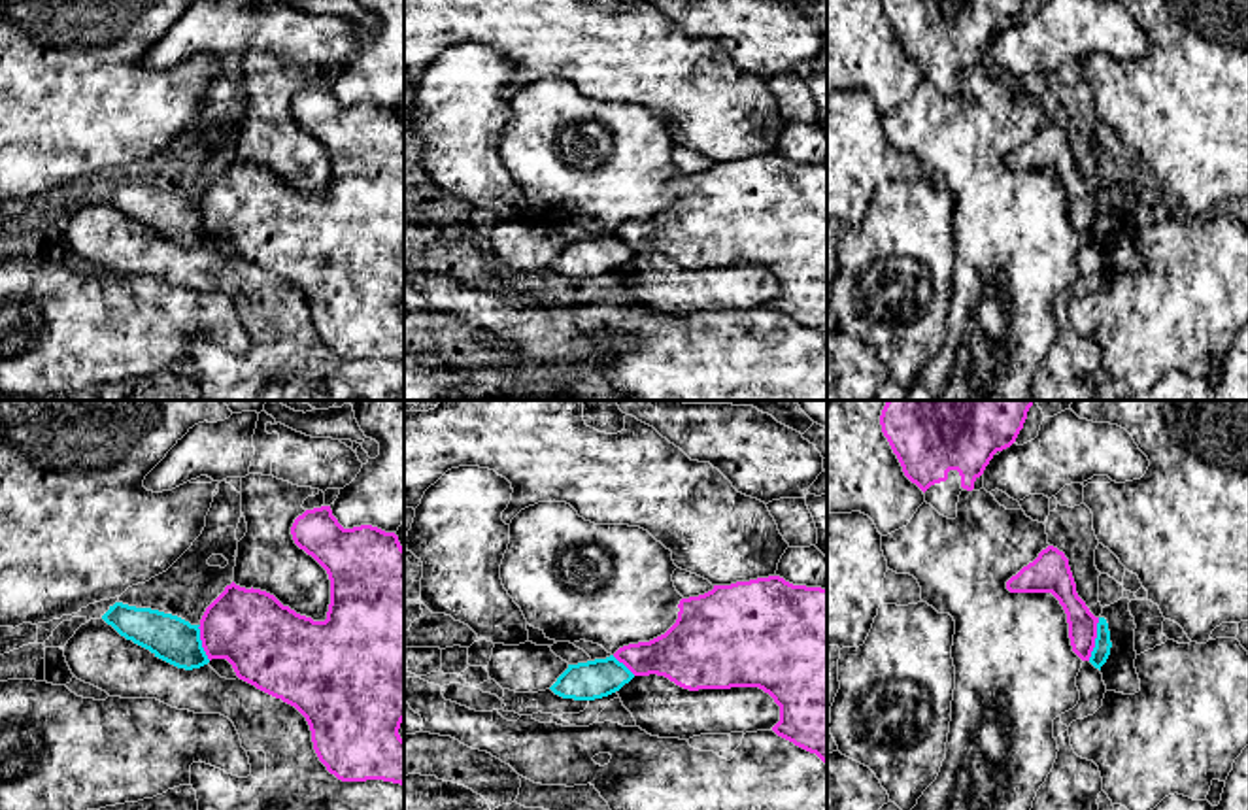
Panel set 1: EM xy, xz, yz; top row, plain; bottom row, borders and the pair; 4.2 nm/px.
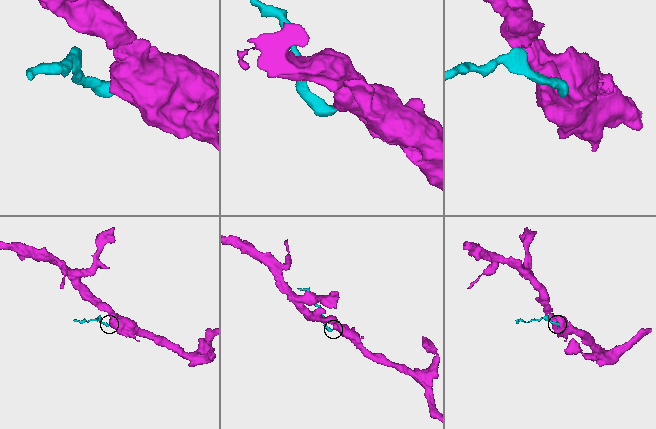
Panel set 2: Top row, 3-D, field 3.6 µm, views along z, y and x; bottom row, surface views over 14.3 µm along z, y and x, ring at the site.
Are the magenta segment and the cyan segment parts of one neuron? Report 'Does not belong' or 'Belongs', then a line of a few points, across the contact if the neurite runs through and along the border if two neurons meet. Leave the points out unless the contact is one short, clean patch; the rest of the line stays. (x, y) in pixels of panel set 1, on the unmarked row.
Does not belong. Line: yz (1099, 195), (1096, 223), (1088, 236)

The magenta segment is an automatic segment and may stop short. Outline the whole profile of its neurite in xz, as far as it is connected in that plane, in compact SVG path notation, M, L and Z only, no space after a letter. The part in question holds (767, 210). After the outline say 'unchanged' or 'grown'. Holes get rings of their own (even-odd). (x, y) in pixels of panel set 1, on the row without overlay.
M780 153L714 162L712 168L682 176L676 200L649 219L619 225L614 234L634 253L665 253L676 262L699 266L759 264L780 283L772 308L816 330L827 342L827 166L793 162Z; unchanged

